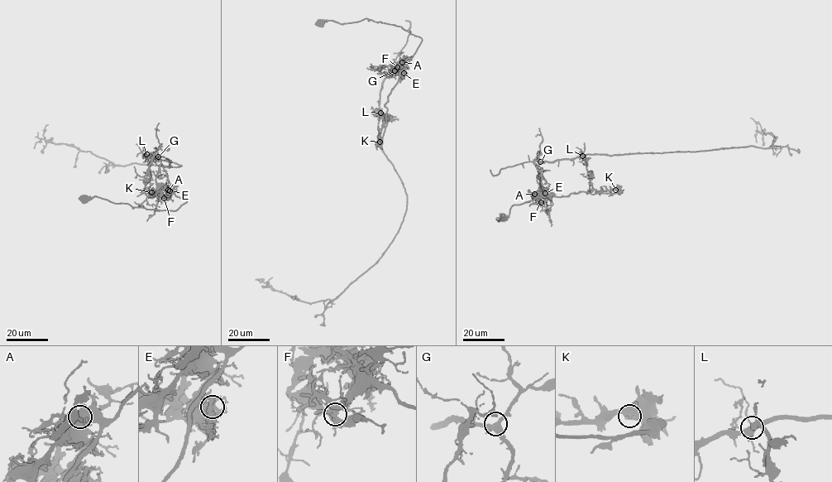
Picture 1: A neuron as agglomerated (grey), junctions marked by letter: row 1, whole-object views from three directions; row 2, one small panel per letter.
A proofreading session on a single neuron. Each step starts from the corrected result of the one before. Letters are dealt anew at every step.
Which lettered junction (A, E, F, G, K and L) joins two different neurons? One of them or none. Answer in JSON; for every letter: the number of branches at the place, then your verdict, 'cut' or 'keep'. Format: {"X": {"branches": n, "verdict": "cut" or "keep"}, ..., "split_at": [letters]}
{"A": {"branches": 5, "verdict": "keep"}, "E": {"branches": 8, "verdict": "cut"}, "F": {"branches": 6, "verdict": "keep"}, "G": {"branches": 4, "verdict": "keep"}, "K": {"branches": 3, "verdict": "keep"}, "L": {"branches": 4, "verdict": "keep"}, "split_at": ["E"]}

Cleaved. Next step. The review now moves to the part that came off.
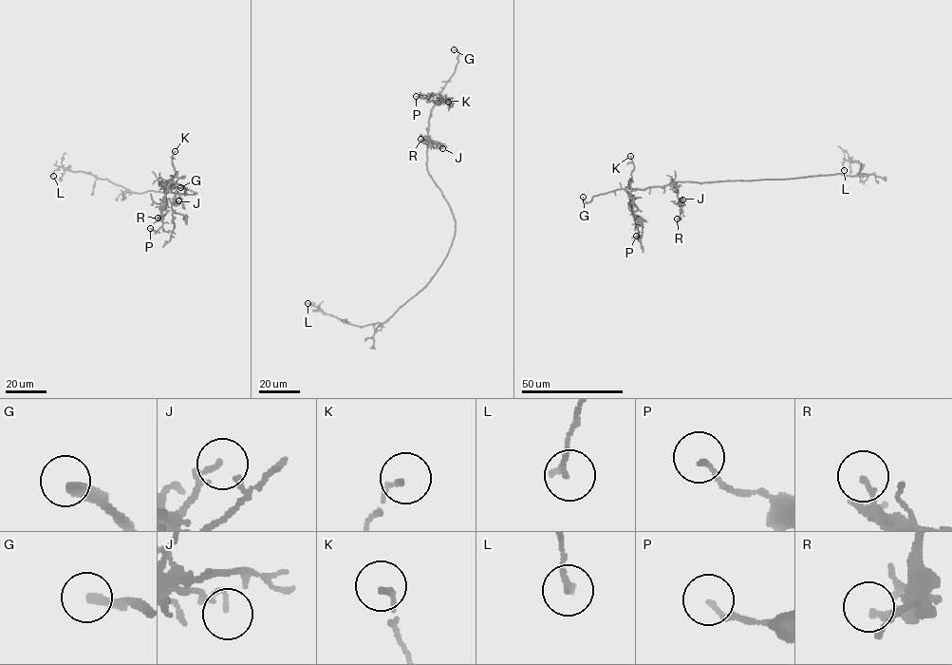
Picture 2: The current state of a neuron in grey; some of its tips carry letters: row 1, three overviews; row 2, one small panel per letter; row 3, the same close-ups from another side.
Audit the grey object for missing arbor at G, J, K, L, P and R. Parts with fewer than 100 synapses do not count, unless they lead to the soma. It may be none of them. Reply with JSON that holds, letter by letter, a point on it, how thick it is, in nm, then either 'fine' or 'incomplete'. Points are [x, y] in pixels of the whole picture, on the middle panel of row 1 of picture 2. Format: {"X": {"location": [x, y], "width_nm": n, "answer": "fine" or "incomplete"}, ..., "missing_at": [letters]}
{"G": {"location": [454, 49], "width_nm": 280, "answer": "incomplete"}, "J": {"location": [442, 148], "width_nm": 120, "answer": "fine"}, "K": {"location": [448, 102], "width_nm": 120, "answer": "fine"}, "L": {"location": [308, 303], "width_nm": 160, "answer": "fine"}, "P": {"location": [416, 96], "width_nm": 120, "answer": "fine"}, "R": {"location": [420, 139], "width_nm": 140, "answer": "fine"}, "missing_at": ["G"]}

